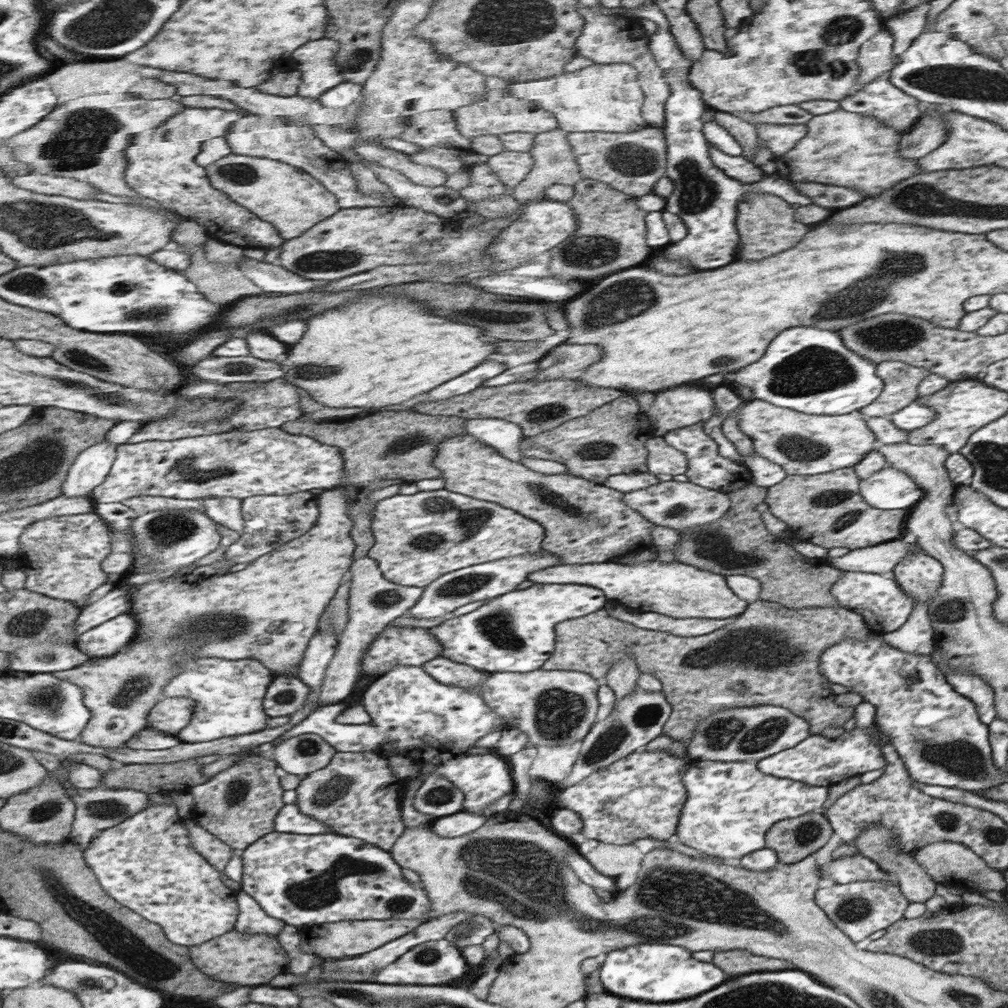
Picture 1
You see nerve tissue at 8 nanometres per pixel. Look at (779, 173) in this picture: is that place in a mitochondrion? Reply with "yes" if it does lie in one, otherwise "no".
no

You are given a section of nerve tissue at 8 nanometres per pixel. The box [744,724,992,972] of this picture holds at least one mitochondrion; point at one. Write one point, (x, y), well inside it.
(931, 941)

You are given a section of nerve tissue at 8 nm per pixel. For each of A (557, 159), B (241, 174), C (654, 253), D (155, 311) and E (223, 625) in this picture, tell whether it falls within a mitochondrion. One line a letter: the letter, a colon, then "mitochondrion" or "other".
A: mitochondrion
B: mitochondrion
C: other
D: mitochondrion
E: mitochondrion

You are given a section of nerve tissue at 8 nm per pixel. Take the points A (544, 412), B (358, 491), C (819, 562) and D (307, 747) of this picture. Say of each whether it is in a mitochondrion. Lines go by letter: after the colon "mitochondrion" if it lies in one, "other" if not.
A: mitochondrion
B: other
C: other
D: mitochondrion

